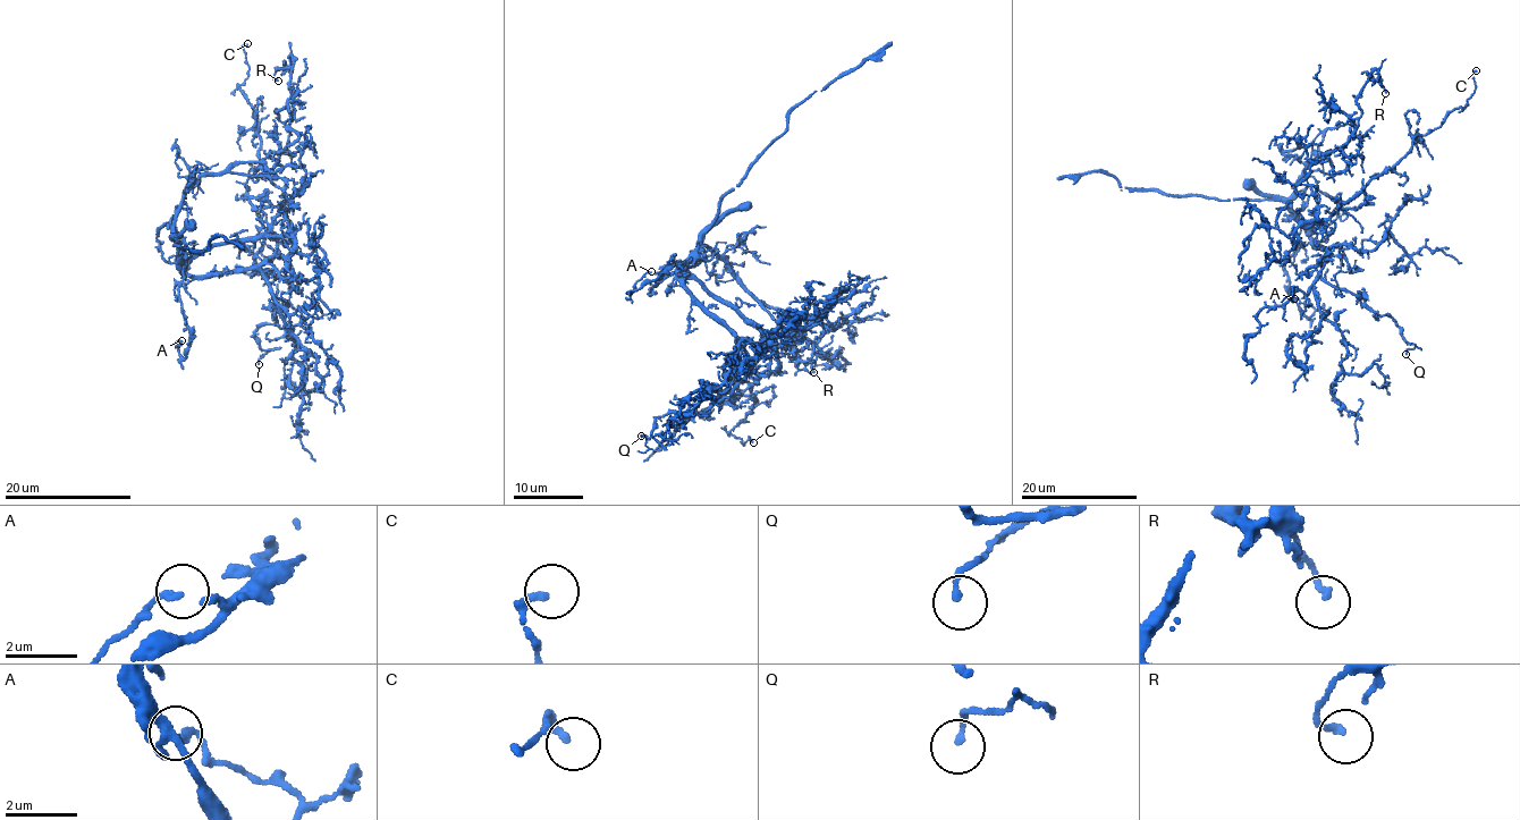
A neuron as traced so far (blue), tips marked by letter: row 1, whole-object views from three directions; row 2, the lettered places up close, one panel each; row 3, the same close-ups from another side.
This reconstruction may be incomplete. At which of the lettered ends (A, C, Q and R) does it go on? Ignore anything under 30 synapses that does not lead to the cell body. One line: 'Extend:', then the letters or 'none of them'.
Extend: none of them

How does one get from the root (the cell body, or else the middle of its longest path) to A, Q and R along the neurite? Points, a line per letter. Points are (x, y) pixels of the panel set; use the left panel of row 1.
A: (186, 259), (183, 260), (186, 267), (178, 289), (191, 339), (184, 357), (176, 347), (182, 340)
Q: (186, 259), (195, 276), (255, 269), (288, 301), (255, 332), (260, 347), (276, 348), (259, 364)
R: (186, 259), (174, 222), (191, 186), (296, 138), (294, 59), (275, 74), (278, 81)

